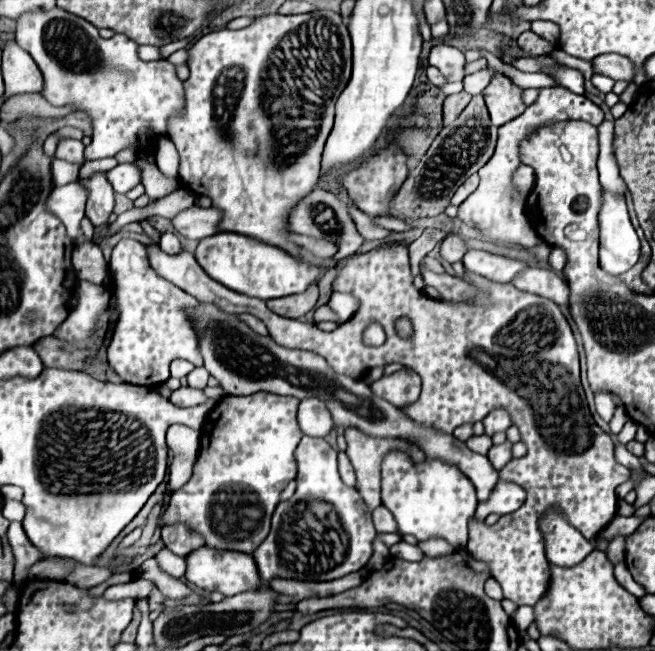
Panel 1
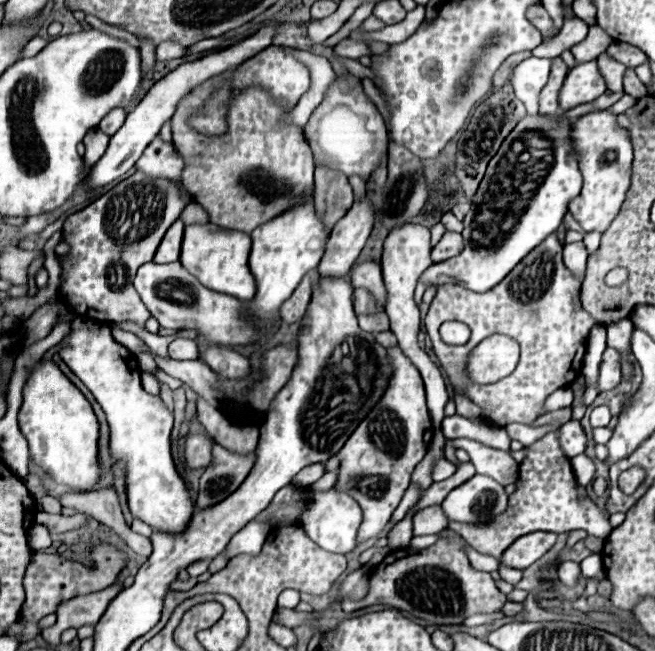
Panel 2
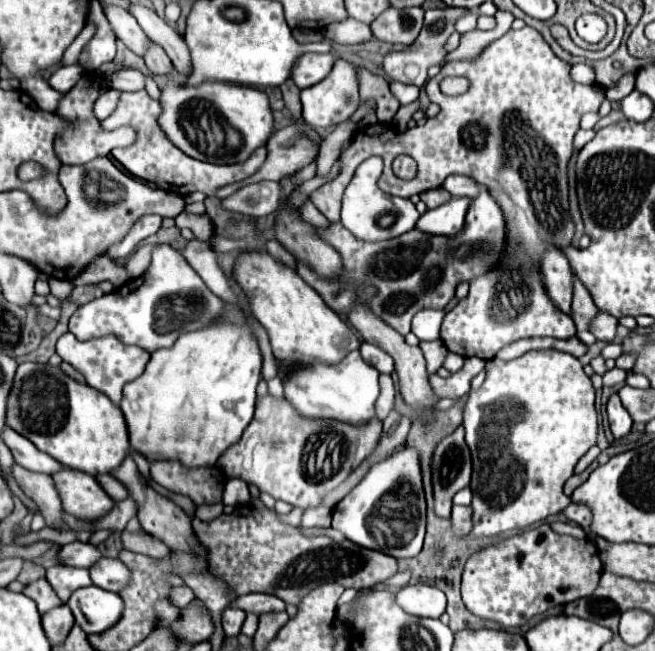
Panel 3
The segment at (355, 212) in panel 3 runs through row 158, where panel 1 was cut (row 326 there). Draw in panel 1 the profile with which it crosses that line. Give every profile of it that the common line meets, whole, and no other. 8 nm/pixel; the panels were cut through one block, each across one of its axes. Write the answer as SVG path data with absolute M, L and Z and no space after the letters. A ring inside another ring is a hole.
M370 322L368 328L364 330L364 344L366 346L382 346L384 340L386 340L386 334L384 334L382 326L376 322Z

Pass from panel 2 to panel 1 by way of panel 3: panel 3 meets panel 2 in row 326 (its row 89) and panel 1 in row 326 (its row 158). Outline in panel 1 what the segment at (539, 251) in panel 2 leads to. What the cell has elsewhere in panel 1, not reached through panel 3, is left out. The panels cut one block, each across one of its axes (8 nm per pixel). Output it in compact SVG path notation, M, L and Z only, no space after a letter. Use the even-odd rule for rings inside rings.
M148 244L148 260L150 266L166 280L170 280L174 286L182 288L186 294L198 298L200 302L216 304L222 312L228 314L252 314L260 318L270 336L286 348L300 348L320 354L330 368L336 374L350 376L354 380L360 380L364 374L368 374L372 368L384 366L384 364L402 364L412 370L416 370L422 376L422 394L420 398L400 408L410 420L434 428L438 432L452 434L454 428L466 422L478 422L478 418L484 418L488 412L496 408L508 410L512 416L514 426L520 428L522 442L528 446L528 454L522 458L512 458L510 464L506 464L502 470L498 470L500 478L506 482L514 482L522 486L528 494L524 506L516 510L514 514L502 516L496 524L486 526L484 522L470 520L470 538L466 550L488 564L492 578L498 580L502 586L504 598L512 600L516 606L534 606L538 604L548 586L550 586L550 562L544 554L544 540L542 532L538 530L540 516L554 506L562 506L562 514L566 520L582 532L586 540L592 540L616 514L616 486L630 480L630 470L624 468L614 460L614 442L610 434L602 432L600 426L592 420L592 414L588 410L588 402L580 384L580 364L578 364L578 348L576 340L572 336L572 330L560 312L560 308L546 298L522 292L514 288L512 284L494 284L490 280L482 280L482 276L470 274L470 284L476 286L482 294L474 300L462 302L462 304L444 304L438 300L430 300L428 296L420 294L412 286L412 272L410 272L410 260L408 260L408 248L406 246L392 246L384 250L370 250L366 254L358 256L346 256L338 262L338 272L332 284L334 292L352 294L358 298L360 306L354 312L354 316L338 326L334 332L322 332L316 325L302 323L295 319L284 318L270 312L264 304L264 300L250 300L248 296L238 296L236 292L230 292L228 288L222 288L222 284L210 280L206 272L198 266L194 256L190 252L180 254L164 254L154 244ZM400 316L408 316L414 324L414 338L404 340L398 338L394 330L394 322ZM368 322L378 322L386 330L386 342L380 348L366 348L362 344L362 334Z

